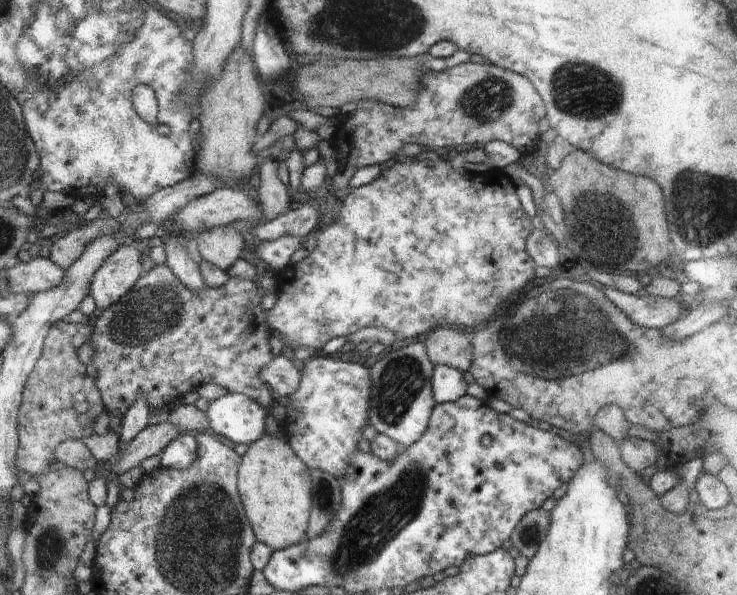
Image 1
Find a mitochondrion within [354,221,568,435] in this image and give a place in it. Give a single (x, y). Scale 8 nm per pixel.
(401, 381)

